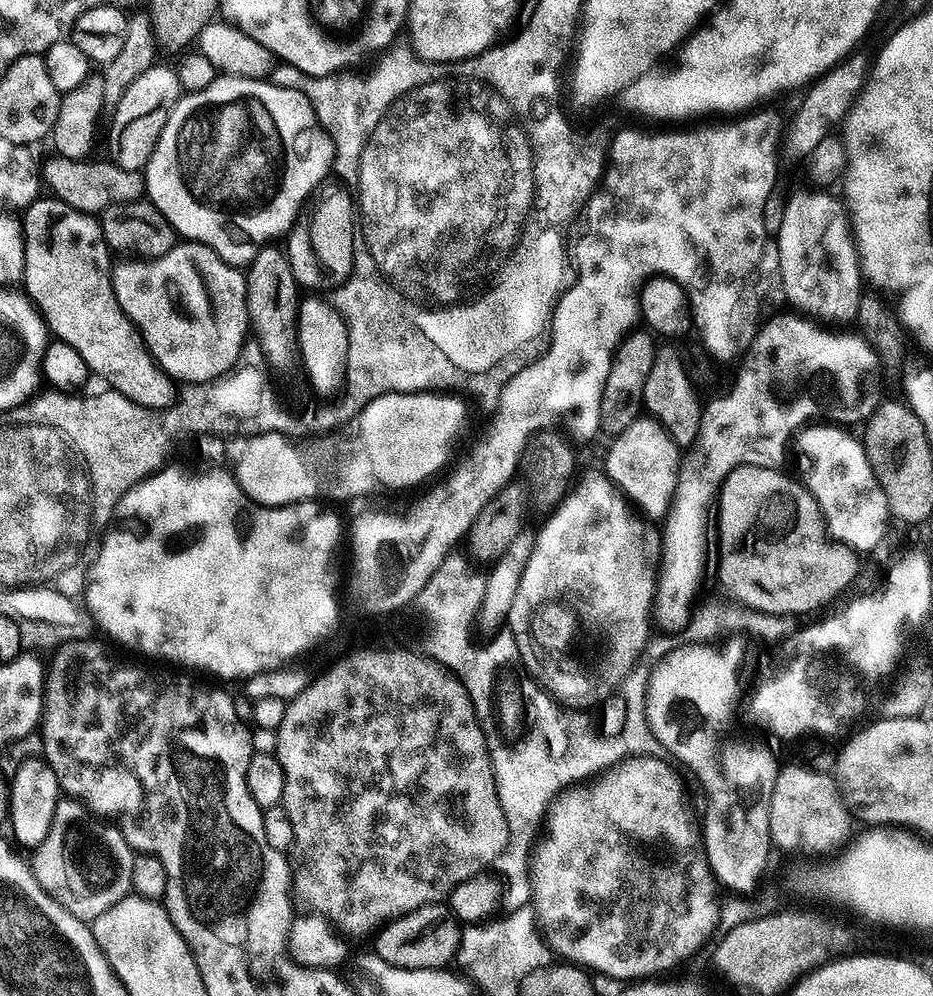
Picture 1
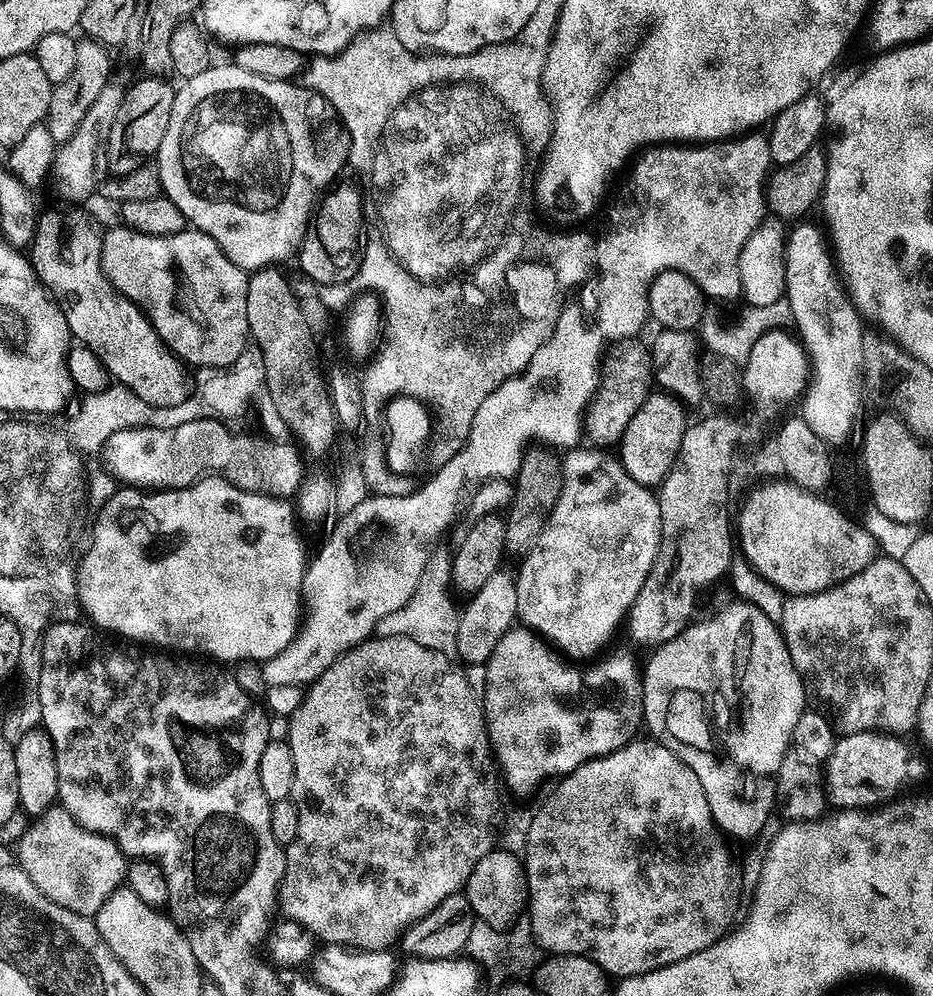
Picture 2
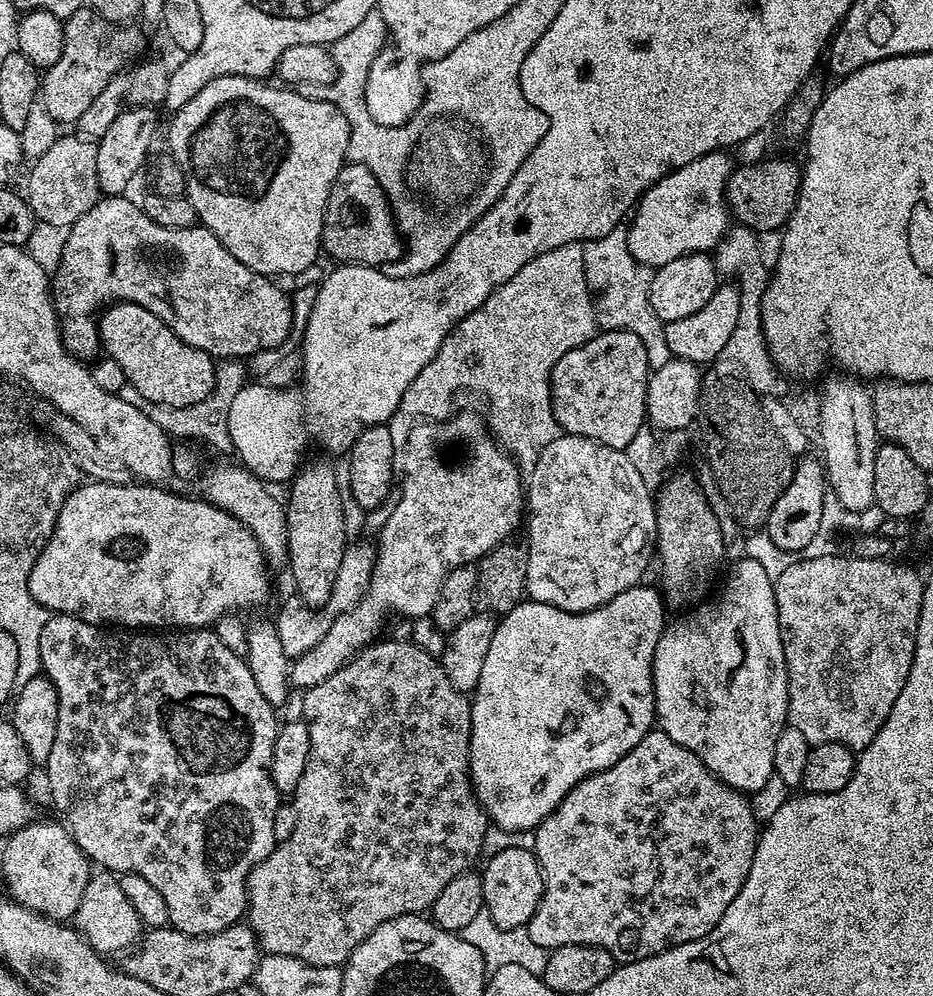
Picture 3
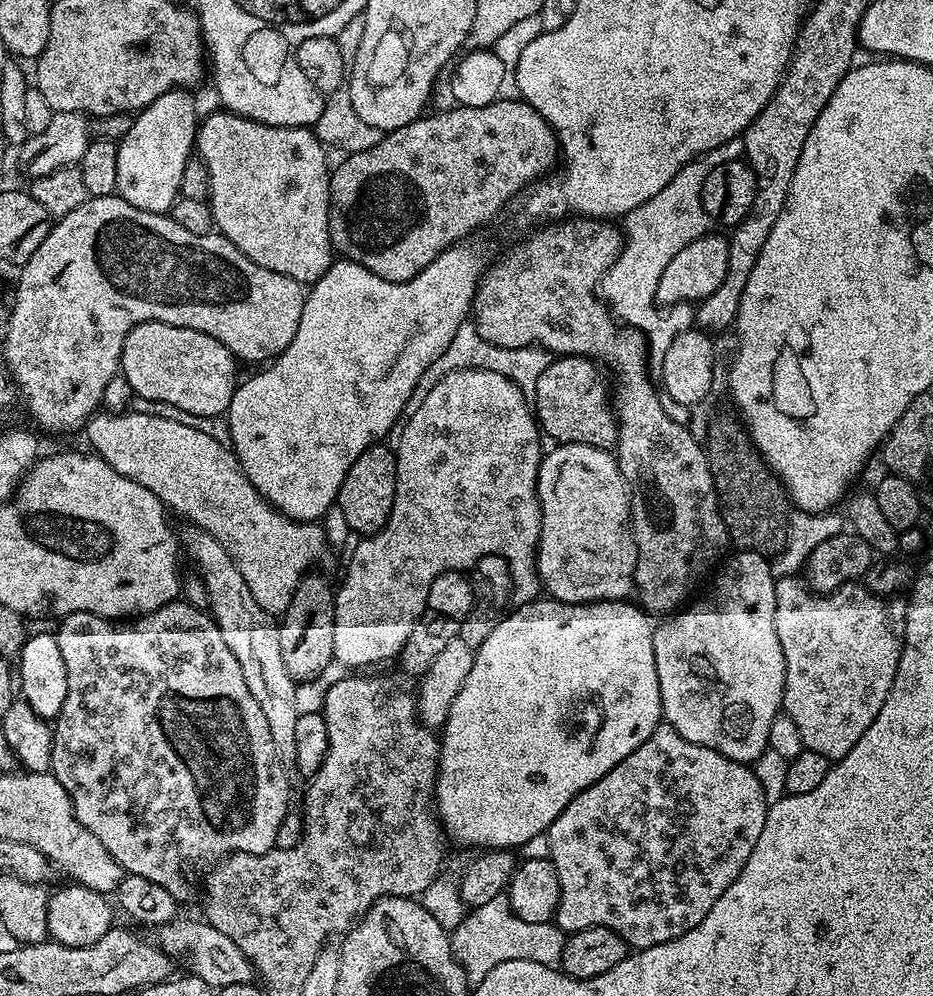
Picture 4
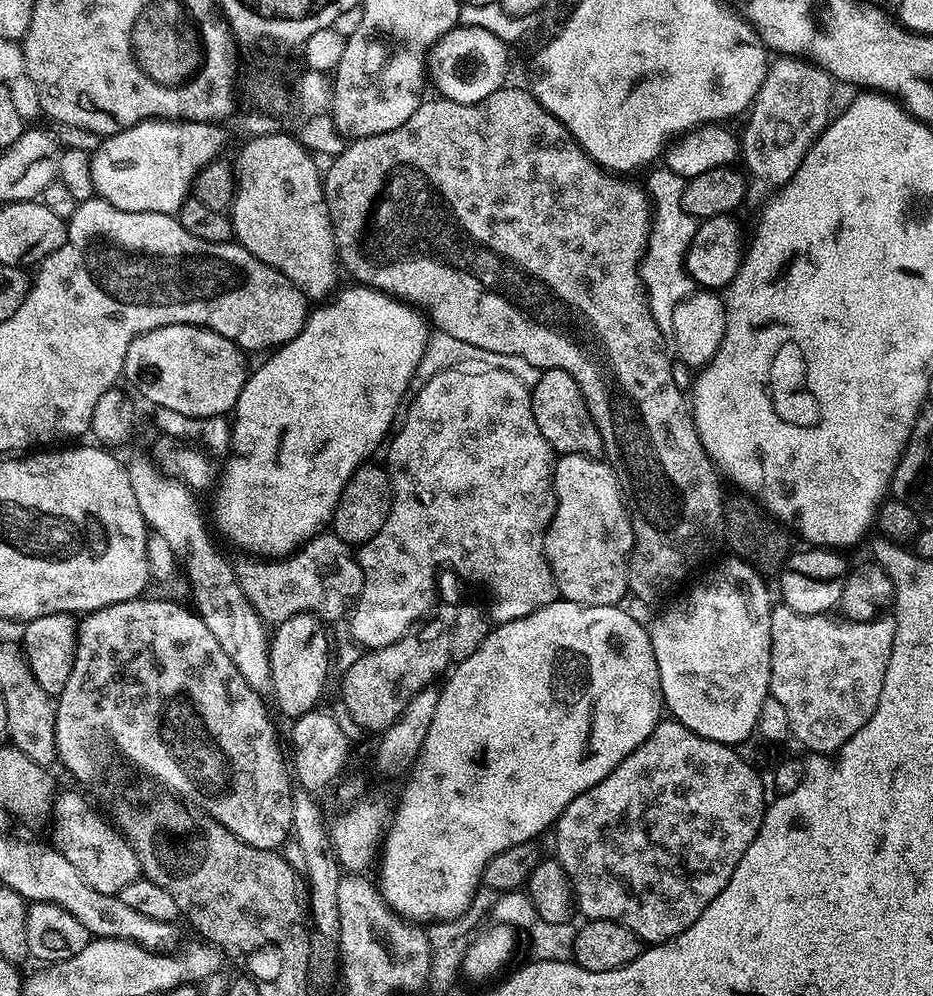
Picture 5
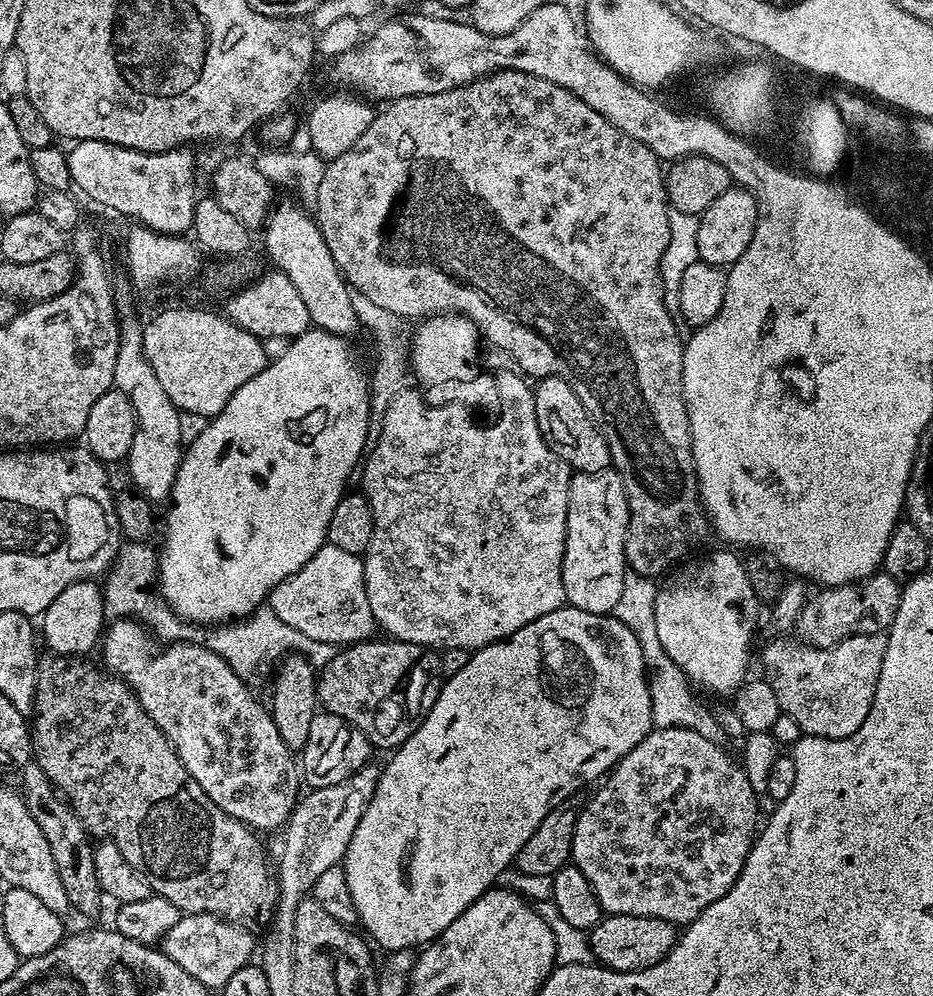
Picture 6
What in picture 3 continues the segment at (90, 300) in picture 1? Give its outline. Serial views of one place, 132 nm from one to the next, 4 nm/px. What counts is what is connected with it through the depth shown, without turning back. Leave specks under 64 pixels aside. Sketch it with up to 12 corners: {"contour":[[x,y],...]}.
{"contour":[[142,306],[98,320],[107,359],[148,404],[194,406],[218,364]]}

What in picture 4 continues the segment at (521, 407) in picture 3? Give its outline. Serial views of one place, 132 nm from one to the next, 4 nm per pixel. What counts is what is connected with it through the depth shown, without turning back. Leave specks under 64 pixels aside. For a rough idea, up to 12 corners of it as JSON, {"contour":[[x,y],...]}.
{"contour":[[466,322],[418,378],[404,416],[442,377],[467,368],[494,370],[535,397],[550,354],[494,346]]}

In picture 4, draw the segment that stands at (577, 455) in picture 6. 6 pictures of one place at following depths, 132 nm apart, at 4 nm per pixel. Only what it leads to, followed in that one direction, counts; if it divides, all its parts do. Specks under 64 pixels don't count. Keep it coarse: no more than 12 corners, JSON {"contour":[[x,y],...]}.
{"contour":[[587,356],[553,359],[534,415],[557,445],[611,449],[616,413]]}

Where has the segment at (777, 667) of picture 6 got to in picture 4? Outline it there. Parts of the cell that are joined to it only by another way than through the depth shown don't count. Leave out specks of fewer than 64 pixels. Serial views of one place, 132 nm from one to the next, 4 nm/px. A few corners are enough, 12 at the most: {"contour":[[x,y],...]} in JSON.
{"contour":[[776,580],[783,711],[841,760],[894,686],[907,603]]}

